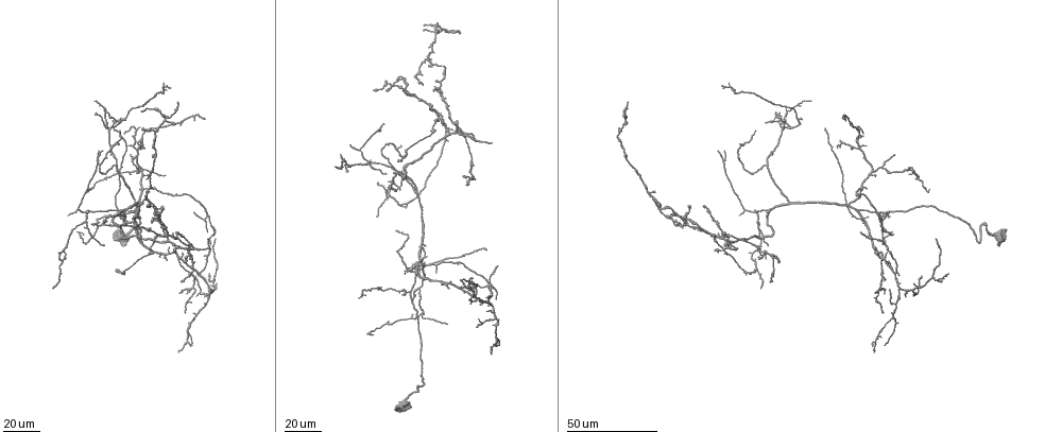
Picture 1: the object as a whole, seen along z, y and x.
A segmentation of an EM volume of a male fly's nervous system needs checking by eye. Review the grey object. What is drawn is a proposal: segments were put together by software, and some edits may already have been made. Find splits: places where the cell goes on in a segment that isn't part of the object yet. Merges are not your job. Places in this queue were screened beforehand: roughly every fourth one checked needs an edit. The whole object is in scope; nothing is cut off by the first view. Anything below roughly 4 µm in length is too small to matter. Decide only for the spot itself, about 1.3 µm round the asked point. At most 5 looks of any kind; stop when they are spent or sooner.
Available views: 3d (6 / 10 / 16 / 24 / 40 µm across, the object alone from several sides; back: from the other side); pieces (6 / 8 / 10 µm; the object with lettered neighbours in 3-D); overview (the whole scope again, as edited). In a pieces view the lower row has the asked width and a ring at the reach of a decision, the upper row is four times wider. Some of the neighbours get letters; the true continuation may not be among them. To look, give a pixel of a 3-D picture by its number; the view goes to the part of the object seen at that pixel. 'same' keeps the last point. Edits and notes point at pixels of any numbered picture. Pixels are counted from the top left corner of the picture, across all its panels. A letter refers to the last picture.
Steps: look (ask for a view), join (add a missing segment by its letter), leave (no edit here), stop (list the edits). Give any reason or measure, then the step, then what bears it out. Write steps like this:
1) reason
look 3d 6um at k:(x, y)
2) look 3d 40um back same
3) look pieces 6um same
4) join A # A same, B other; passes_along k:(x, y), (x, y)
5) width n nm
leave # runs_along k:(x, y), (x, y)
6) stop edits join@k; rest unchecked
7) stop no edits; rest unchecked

an open end
look 3d 24um at 1:(447, 325)

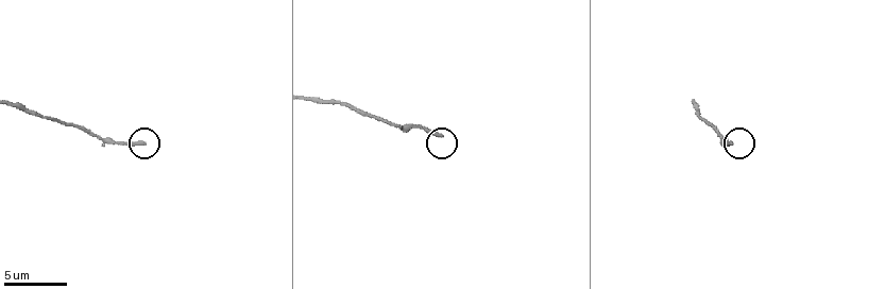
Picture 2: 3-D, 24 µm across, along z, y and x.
see the neighbours
look pieces 8um at 2:(441, 136)

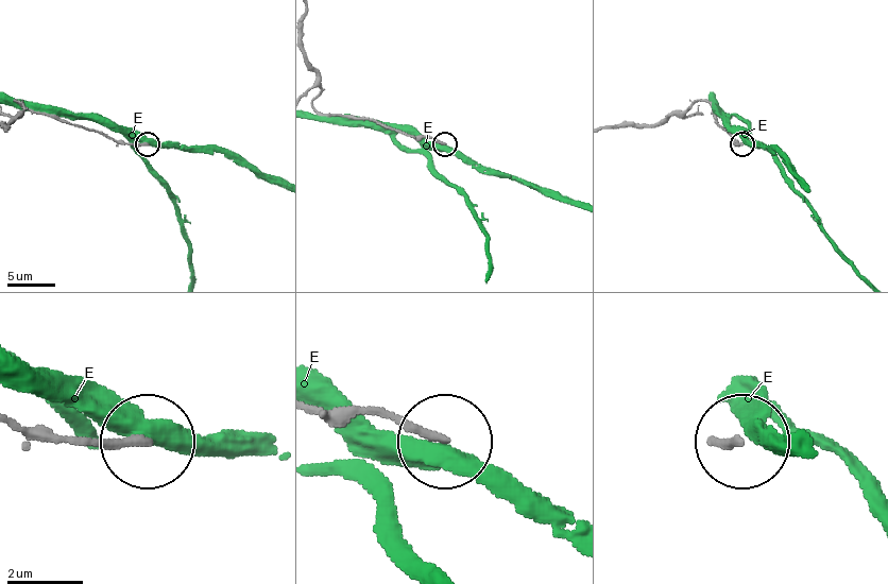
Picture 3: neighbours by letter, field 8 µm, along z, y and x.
leave # E other; runs_along 3:(16, 423), (73, 442), (146, 442); none of them fits

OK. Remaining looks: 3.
an open end
look 3d 24um at 1:(178, 350)

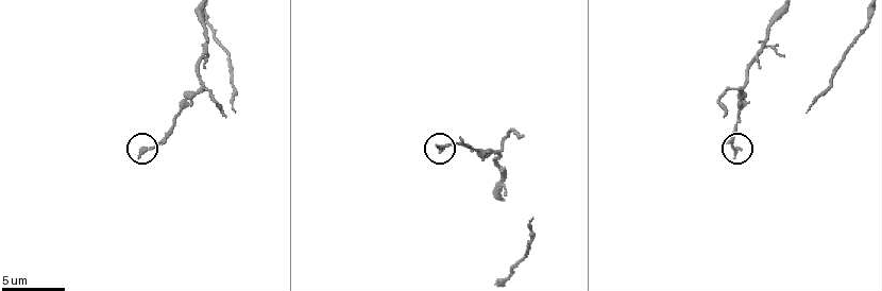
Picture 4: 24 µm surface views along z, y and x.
see the neighbours
look pieces 6um at 4:(138, 158)

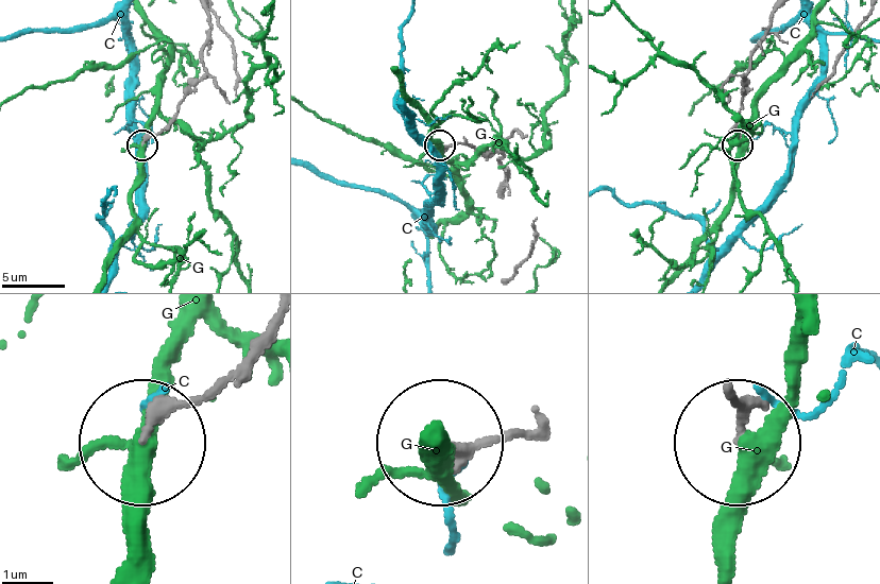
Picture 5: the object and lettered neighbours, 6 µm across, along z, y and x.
leave # C other, G other; runs_along 5:(272, 331), (146, 441); none of them fits

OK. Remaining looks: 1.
stop no edits; rest unchecked

